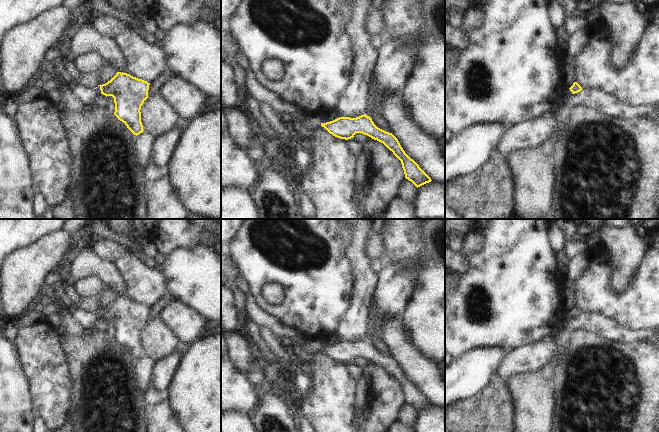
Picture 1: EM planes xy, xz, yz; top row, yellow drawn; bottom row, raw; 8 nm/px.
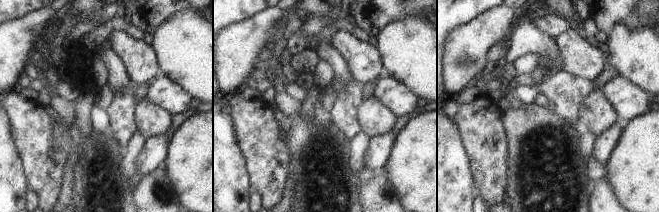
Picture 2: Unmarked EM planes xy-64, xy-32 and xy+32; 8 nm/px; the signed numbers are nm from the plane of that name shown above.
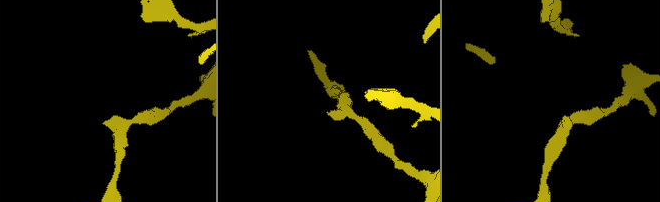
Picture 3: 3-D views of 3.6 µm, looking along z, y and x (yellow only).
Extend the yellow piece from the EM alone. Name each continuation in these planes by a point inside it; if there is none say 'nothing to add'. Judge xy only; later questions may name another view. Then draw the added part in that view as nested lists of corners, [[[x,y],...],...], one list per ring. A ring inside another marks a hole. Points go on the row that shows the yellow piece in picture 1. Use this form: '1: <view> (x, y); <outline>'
1: xy (86, 95); [[[73,83],[71,86],[72,94],[79,99],[85,106],[93,103],[95,98],[101,94],[100,86],[97,86],[96,89],[91,89]]]

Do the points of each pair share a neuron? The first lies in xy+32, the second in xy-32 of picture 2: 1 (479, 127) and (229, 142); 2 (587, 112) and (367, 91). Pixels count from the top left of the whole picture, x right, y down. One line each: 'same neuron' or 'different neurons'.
1: different neurons
2: different neurons

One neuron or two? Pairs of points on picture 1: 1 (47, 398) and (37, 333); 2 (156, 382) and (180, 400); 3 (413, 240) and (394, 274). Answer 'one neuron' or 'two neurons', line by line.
1: one neuron
2: two neurons
3: two neurons

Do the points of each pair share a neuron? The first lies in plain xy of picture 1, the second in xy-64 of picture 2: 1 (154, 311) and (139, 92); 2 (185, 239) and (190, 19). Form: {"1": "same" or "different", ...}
{"1": "same", "2": "different"}

